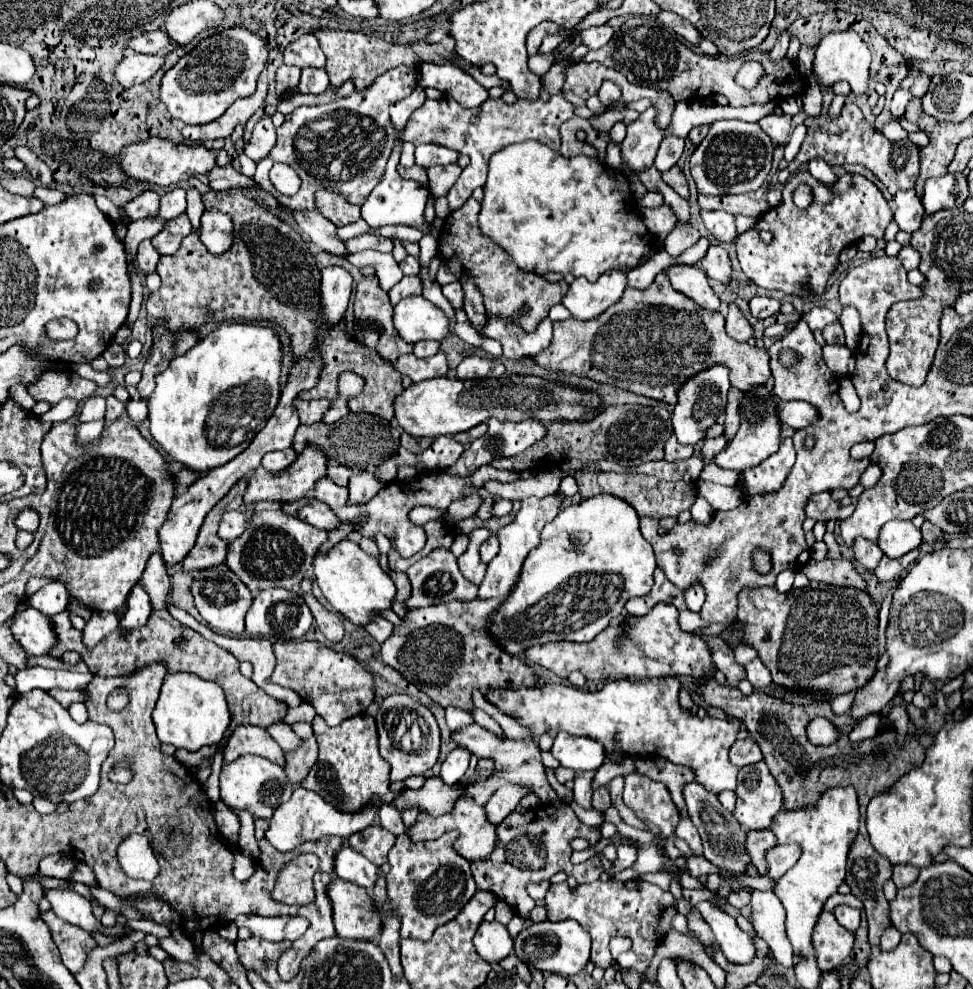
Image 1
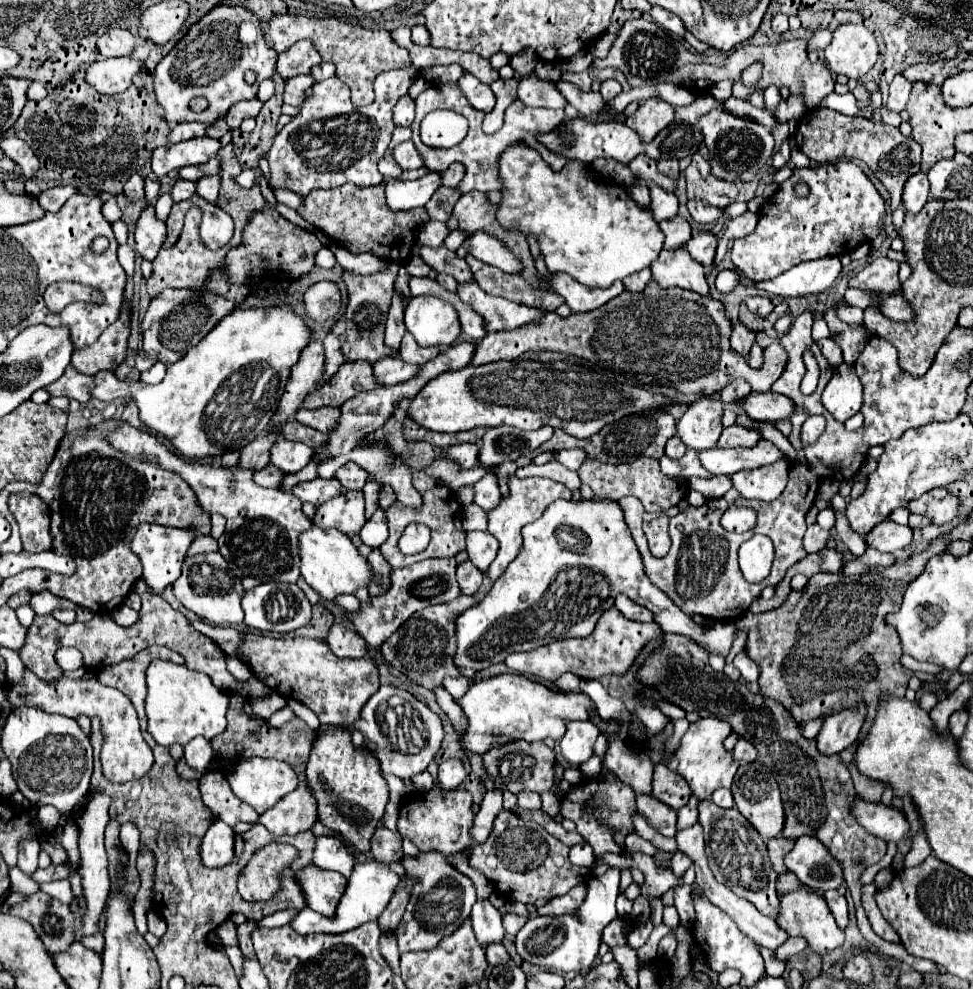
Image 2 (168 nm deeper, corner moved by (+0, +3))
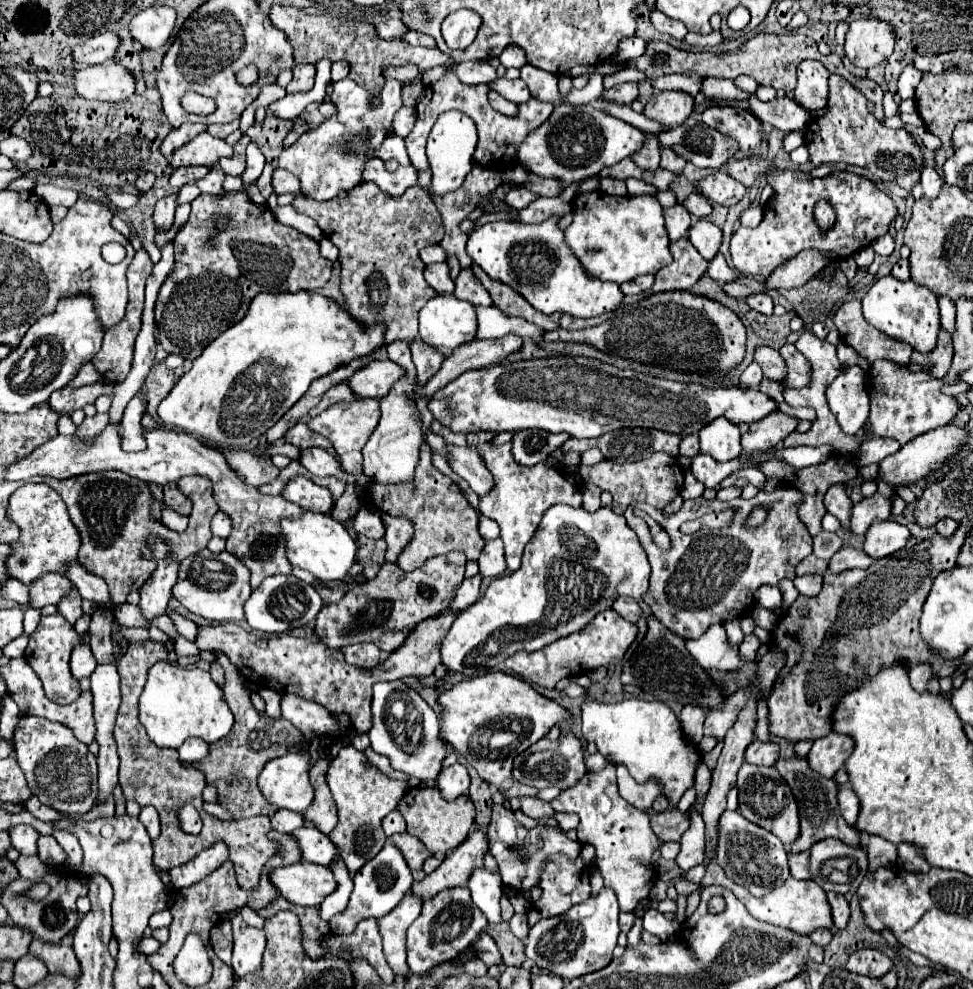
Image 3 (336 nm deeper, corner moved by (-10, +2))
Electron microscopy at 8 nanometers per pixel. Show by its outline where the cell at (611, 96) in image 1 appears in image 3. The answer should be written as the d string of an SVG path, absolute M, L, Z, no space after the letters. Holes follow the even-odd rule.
M625 82L625 84L617 84L609 90L603 92L603 98L607 100L615 100L615 102L621 102L621 104L629 104L637 98L637 84L635 82Z

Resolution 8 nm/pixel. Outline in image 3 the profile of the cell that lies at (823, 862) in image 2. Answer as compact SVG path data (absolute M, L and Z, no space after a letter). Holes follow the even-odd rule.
M825 838L811 846L809 870L813 882L825 892L855 892L867 872L865 850L843 844L837 838Z

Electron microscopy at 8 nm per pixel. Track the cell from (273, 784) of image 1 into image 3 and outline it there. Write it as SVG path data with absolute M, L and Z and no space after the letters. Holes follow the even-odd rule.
M287 752L287 756L275 758L271 762L265 764L265 768L259 774L259 790L261 794L267 798L267 802L279 806L279 808L287 808L293 812L305 812L307 806L313 800L313 788L309 784L309 756L305 754L297 754L297 752Z

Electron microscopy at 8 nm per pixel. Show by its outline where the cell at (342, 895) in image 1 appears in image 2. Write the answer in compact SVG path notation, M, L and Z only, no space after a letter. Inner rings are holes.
M315 865L297 871L297 883L305 891L305 905L325 917L335 915L341 893L347 887L347 879L343 875L317 869Z

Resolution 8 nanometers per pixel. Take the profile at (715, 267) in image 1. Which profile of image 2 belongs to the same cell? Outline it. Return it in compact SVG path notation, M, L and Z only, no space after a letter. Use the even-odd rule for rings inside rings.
M701 231L697 235L693 235L687 243L685 243L687 251L691 253L693 259L697 259L701 265L705 267L713 267L713 257L715 257L715 247L717 247L717 239L711 231Z

